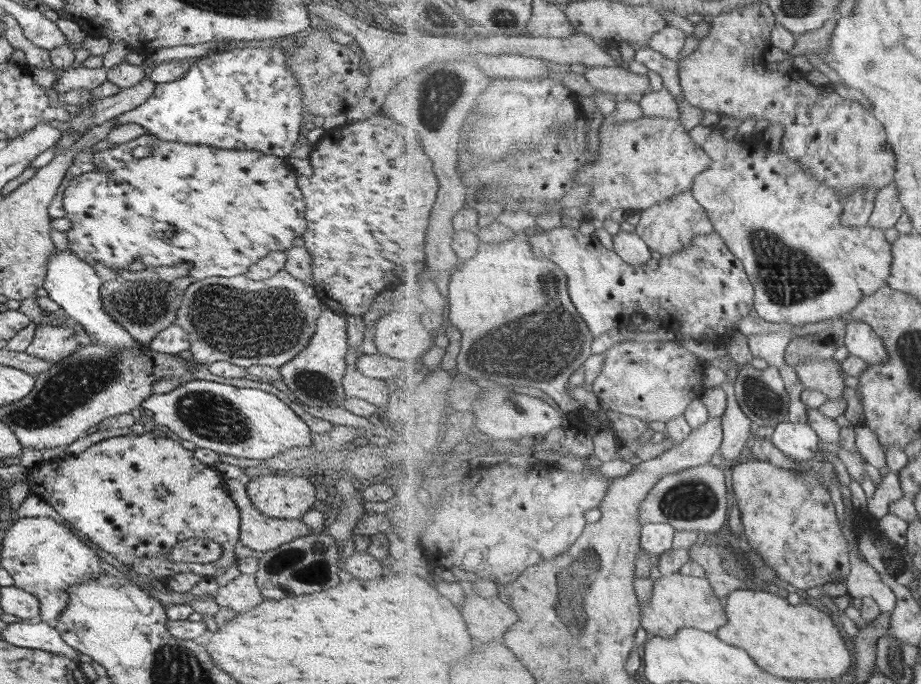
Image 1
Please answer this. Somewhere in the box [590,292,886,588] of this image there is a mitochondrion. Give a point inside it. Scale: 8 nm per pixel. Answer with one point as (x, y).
(687, 500)

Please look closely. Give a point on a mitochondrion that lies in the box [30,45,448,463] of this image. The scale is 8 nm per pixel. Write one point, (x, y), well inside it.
(268, 323)

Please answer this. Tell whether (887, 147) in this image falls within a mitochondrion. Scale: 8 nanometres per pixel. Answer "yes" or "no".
no

